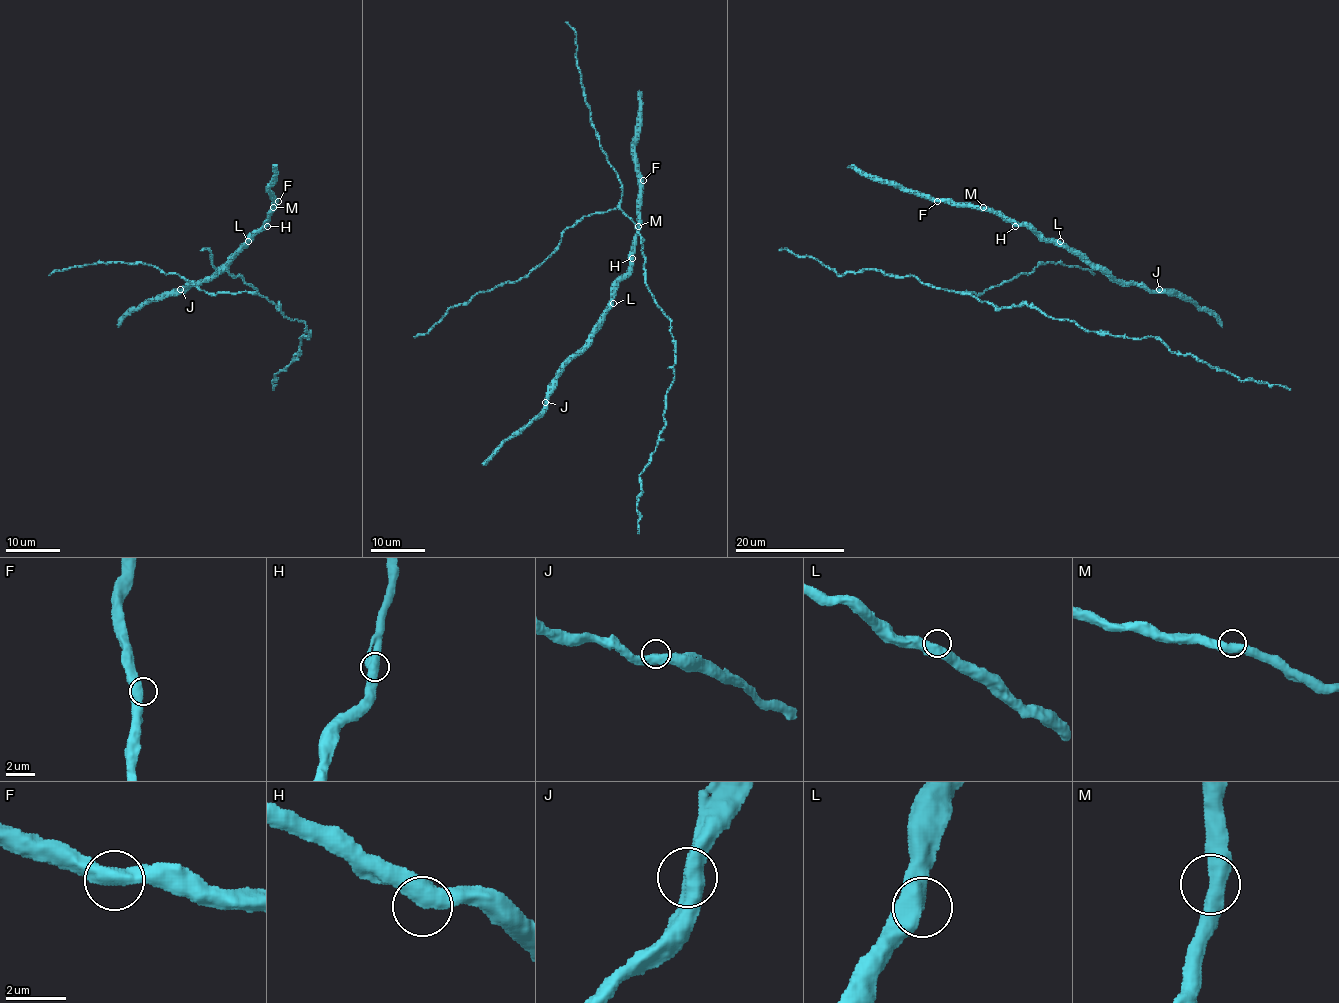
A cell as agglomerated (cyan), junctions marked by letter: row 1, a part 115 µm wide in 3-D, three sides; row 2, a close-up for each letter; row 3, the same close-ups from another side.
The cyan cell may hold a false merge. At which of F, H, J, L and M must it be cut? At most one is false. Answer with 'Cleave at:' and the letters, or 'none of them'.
Cleave at: none of them

